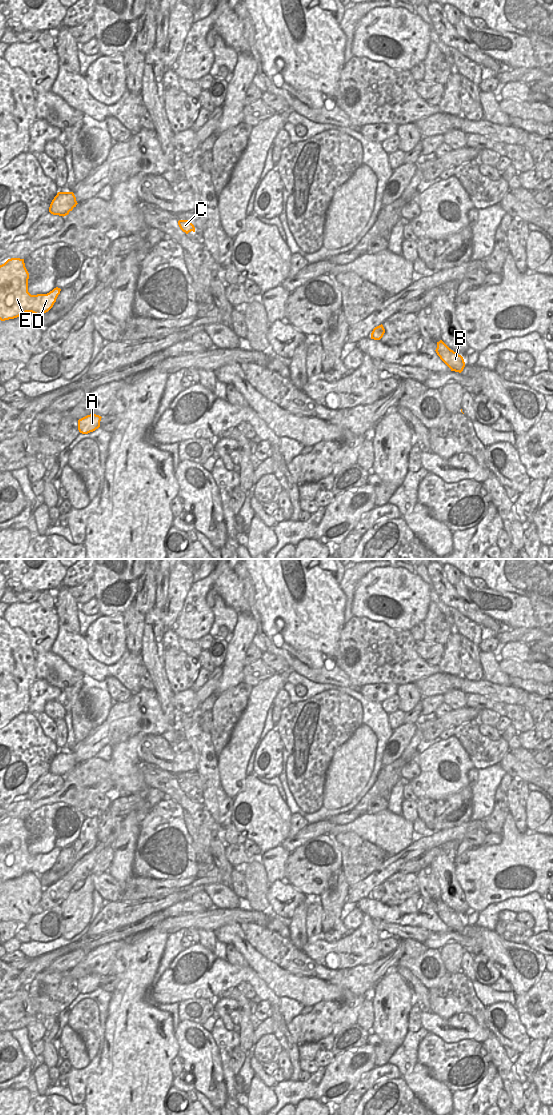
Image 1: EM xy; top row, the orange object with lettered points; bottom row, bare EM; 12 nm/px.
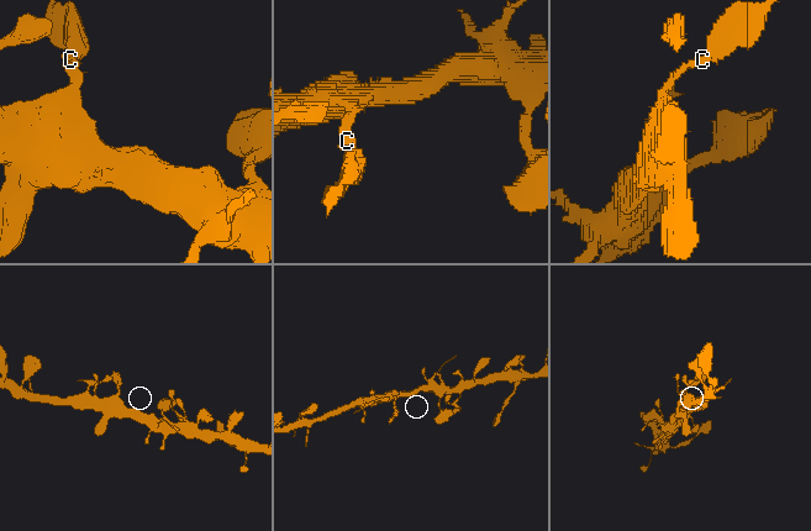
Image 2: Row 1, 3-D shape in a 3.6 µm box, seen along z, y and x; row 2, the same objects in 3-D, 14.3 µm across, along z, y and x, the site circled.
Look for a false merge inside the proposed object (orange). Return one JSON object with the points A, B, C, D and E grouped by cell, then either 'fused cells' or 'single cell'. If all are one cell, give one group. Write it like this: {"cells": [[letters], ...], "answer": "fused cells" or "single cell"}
{"cells": [["A", "B", "C", "D", "E"]], "answer": "single cell"}

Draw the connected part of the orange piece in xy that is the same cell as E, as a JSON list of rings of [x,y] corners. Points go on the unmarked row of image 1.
[[[11,818],[0,825],[0,880],[5,881],[17,878],[26,872],[42,875],[48,872],[56,862],[61,849],[56,847],[47,854],[31,855],[28,852],[29,833],[24,819]]]

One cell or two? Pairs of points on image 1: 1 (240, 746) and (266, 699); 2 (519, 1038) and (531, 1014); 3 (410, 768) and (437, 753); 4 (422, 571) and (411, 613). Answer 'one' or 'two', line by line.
1: one
2: two
3: two
4: two

